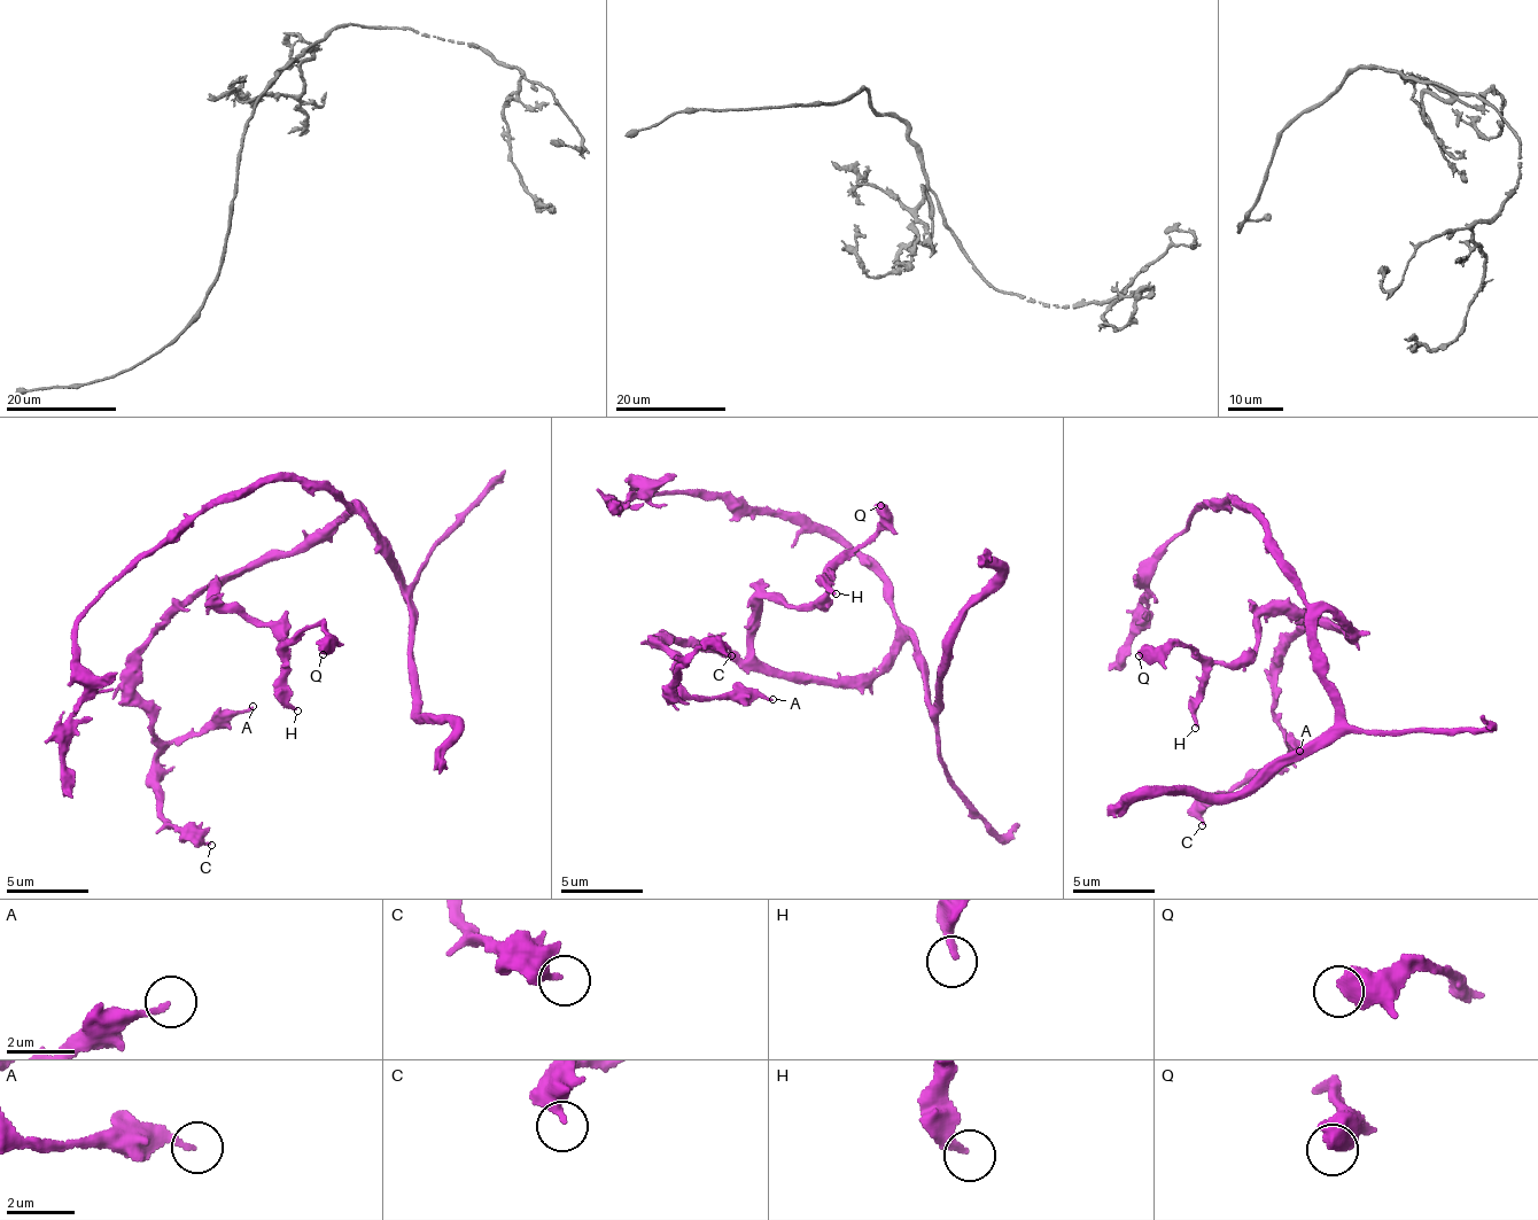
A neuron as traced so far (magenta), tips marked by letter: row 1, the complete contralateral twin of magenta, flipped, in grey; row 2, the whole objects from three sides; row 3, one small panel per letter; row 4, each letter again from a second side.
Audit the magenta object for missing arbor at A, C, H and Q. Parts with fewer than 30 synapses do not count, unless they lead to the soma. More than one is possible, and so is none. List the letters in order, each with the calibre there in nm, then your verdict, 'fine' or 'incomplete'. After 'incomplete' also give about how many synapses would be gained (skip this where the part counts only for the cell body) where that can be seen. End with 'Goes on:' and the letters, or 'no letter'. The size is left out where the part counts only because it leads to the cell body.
A: 170 nm | fine
C: 280 nm | fine
H: 240 nm | incomplete | 30 syn
Q: 600 nm | fine
Goes on: H

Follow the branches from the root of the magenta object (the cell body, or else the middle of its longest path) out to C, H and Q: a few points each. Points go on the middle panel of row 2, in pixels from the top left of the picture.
C: (894, 629), (878, 665), (830, 681), (672, 639), (673, 696), (692, 653), (731, 655)
H: (894, 629), (878, 665), (830, 681), (758, 659), (758, 603), (805, 606), (831, 577), (826, 587), (836, 593)
Q: (894, 629), (878, 665), (830, 681), (770, 669), (753, 652), (758, 603), (812, 601), (878, 528), (880, 505)

